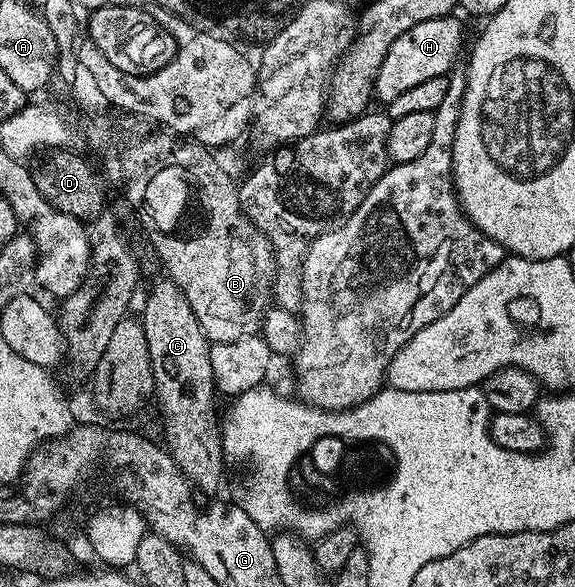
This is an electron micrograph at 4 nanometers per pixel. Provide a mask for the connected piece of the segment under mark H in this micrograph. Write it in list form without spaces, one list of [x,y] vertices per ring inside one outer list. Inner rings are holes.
[[[457,16],[437,17],[428,19],[424,23],[416,23],[392,47],[388,47],[388,55],[384,55],[384,63],[380,63],[380,71],[374,80],[374,97],[388,103],[396,99],[404,91],[425,83],[428,79],[445,77],[455,68],[458,56],[463,56],[462,25],[457,21]]]

